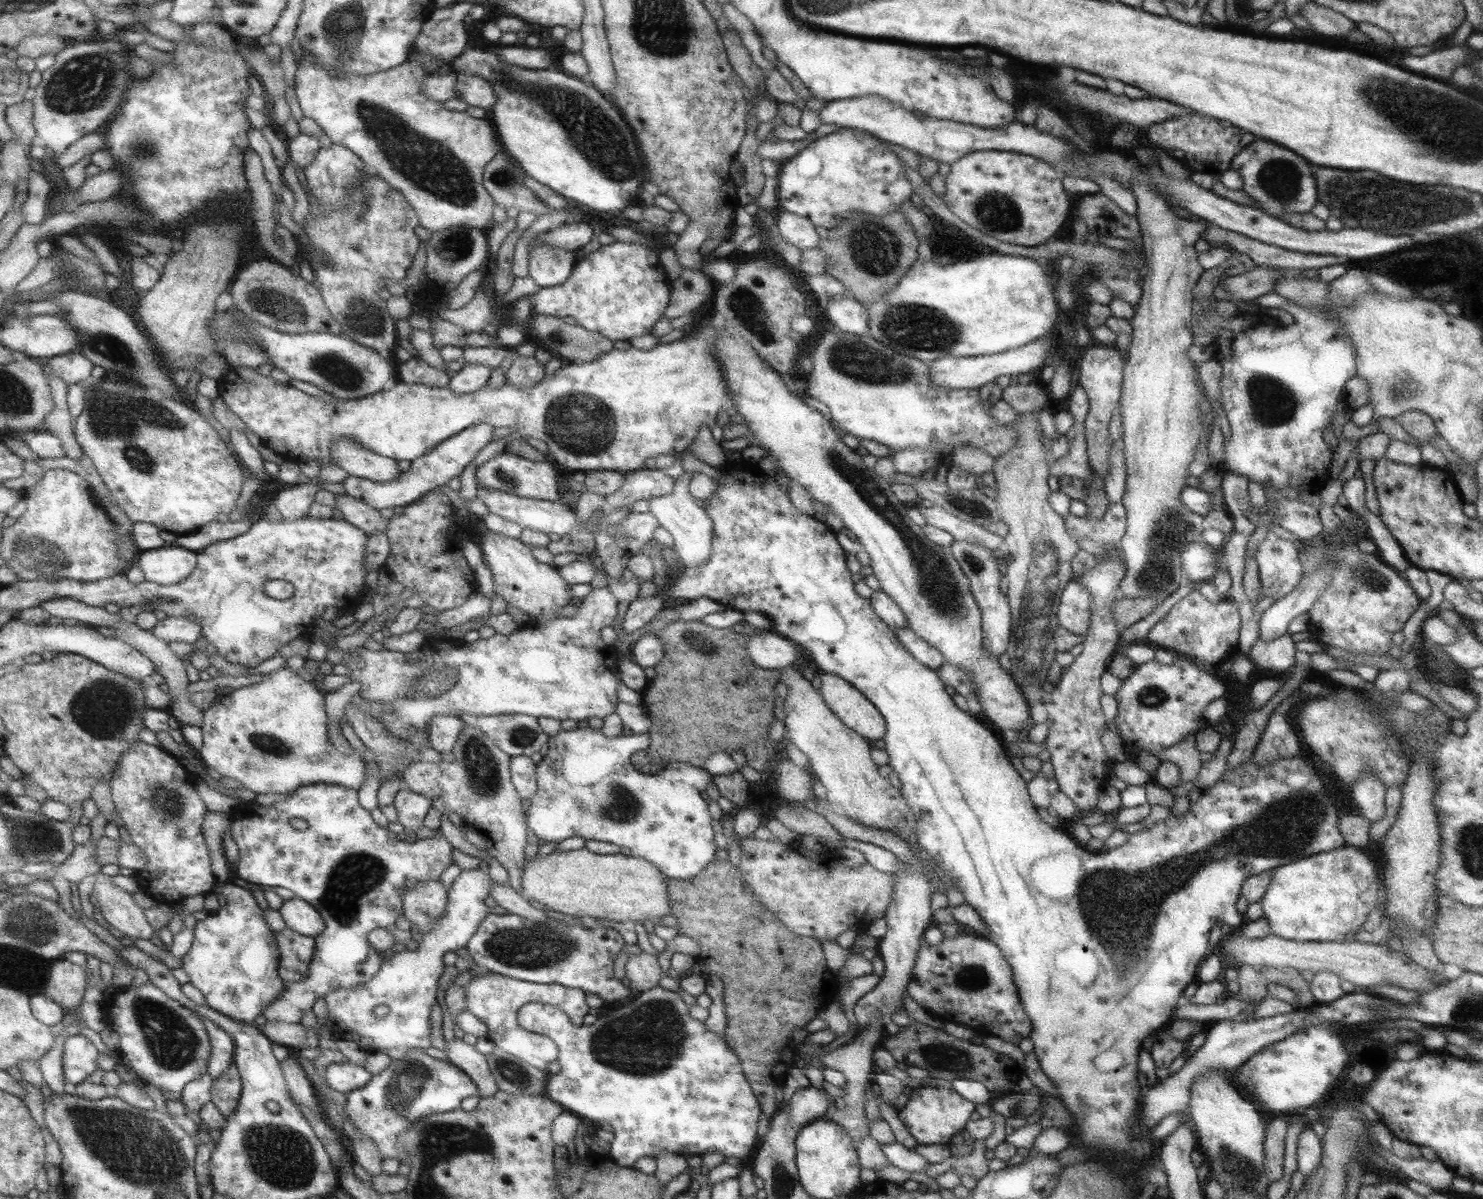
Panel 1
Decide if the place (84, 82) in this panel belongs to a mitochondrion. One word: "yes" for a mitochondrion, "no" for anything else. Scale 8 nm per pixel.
yes

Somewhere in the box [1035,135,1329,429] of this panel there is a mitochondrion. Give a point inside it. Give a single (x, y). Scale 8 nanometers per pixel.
(1280, 179)

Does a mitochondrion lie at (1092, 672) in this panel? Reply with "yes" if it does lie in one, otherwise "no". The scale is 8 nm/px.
no

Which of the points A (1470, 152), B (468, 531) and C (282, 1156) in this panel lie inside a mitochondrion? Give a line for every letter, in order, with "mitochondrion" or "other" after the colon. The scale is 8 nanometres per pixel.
A: mitochondrion
B: other
C: mitochondrion

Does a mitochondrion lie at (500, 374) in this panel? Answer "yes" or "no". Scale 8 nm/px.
no

